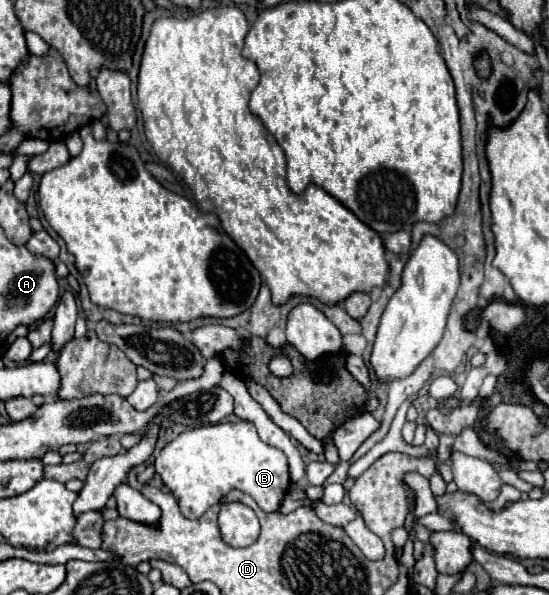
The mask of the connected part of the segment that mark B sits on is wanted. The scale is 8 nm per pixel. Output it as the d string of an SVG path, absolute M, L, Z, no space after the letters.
M249 421L215 423L189 429L167 443L155 459L155 471L175 495L187 519L199 519L233 489L249 493L263 511L277 511L289 491L289 465L283 451L263 443Z

